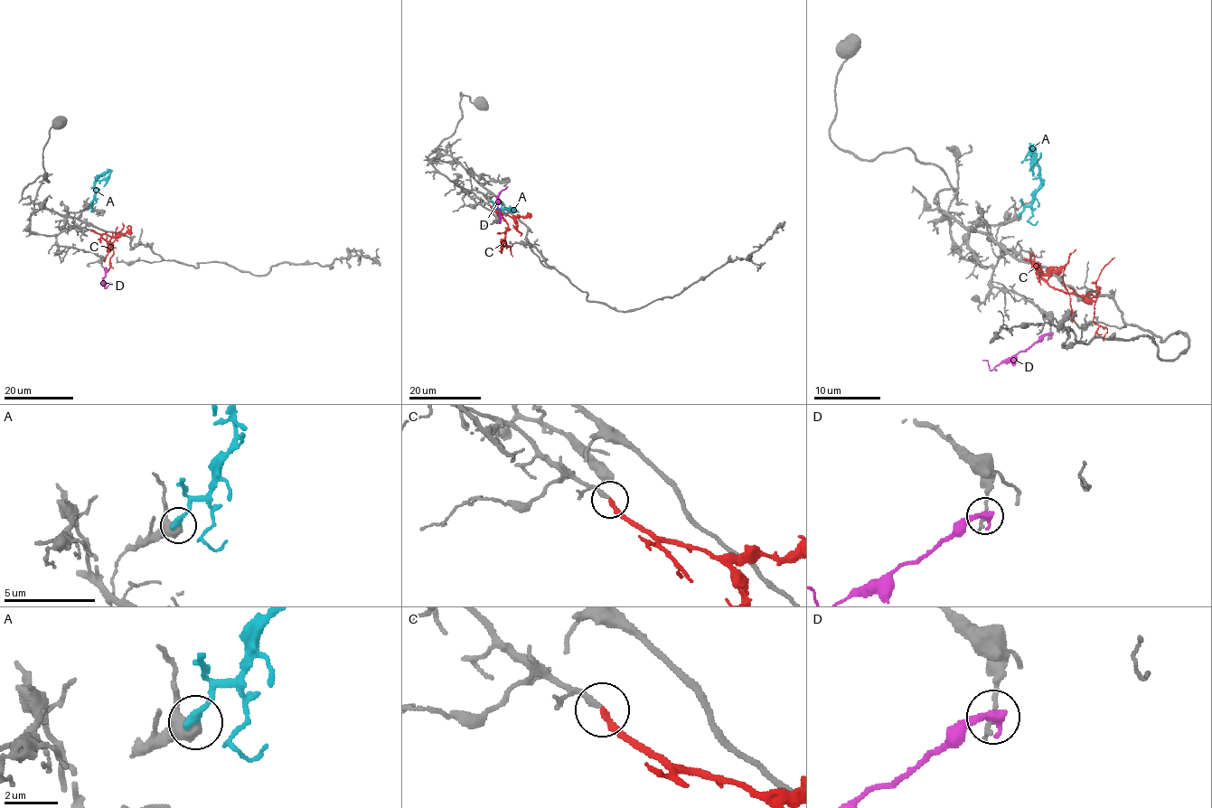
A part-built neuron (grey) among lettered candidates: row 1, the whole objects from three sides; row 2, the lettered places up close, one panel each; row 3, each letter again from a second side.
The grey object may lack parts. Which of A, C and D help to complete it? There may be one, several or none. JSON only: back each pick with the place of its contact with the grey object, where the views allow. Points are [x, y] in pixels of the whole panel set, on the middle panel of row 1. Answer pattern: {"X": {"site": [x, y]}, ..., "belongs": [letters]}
{"C": {"site": [490, 205]}, "belongs": ["C"]}

